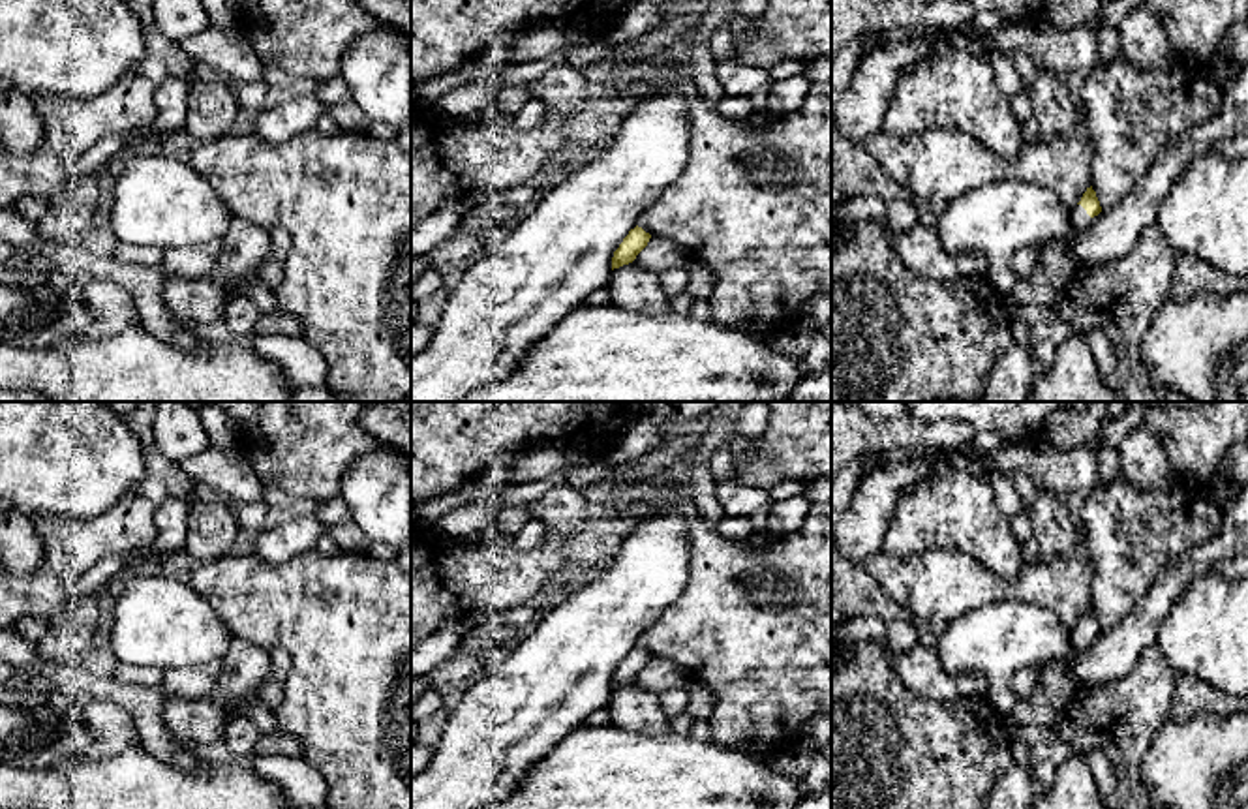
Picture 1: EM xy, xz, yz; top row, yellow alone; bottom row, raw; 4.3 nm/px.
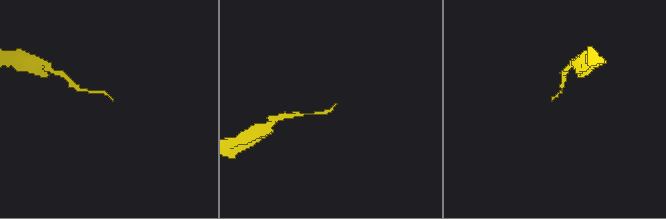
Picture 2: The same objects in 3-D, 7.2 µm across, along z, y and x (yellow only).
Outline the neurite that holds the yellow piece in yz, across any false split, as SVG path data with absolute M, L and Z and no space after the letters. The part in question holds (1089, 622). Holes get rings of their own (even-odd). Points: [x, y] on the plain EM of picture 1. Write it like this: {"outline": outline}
{"outline": "M1090 606L1083 614L1081 621L1070 631L1070 651L1058 661L1045 663L1040 668L1034 691L1027 698L1017 700L1006 719L1008 730L1055 725L1066 702L1079 689L1066 674L1064 666L1085 651L1100 633L1100 621Z"}

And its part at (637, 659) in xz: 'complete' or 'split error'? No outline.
complete

